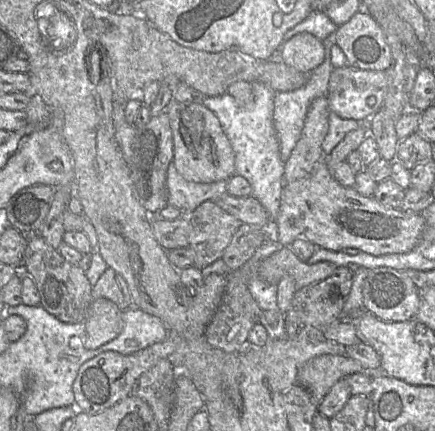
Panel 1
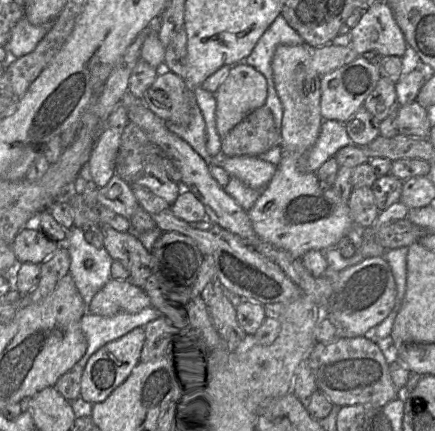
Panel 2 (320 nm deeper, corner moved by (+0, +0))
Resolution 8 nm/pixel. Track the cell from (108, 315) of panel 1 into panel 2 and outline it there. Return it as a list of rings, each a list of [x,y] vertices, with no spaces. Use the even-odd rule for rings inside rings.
[[[110,281],[93,297],[87,312],[112,317],[118,314],[137,314],[152,307],[150,298],[128,281]]]

